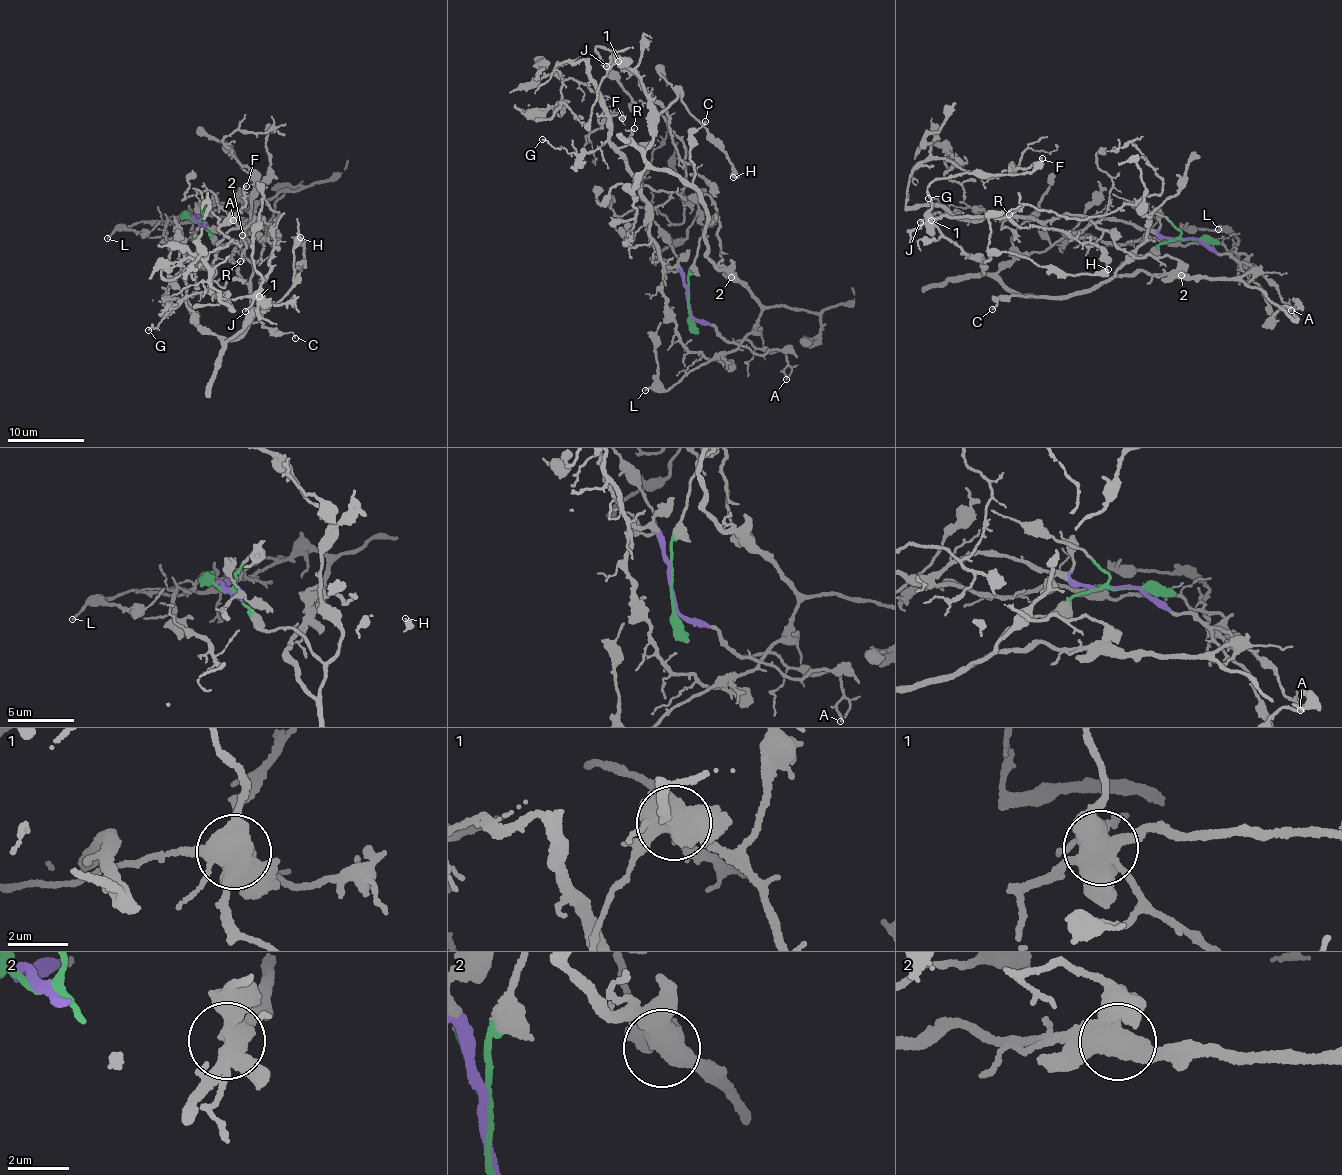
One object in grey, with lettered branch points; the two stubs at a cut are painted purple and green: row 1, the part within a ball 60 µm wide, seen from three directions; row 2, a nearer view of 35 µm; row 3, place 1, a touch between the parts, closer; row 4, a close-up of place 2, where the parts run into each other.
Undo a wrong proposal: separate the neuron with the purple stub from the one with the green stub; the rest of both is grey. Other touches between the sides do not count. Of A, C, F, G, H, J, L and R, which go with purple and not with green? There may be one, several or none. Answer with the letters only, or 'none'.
A, F, G, R

